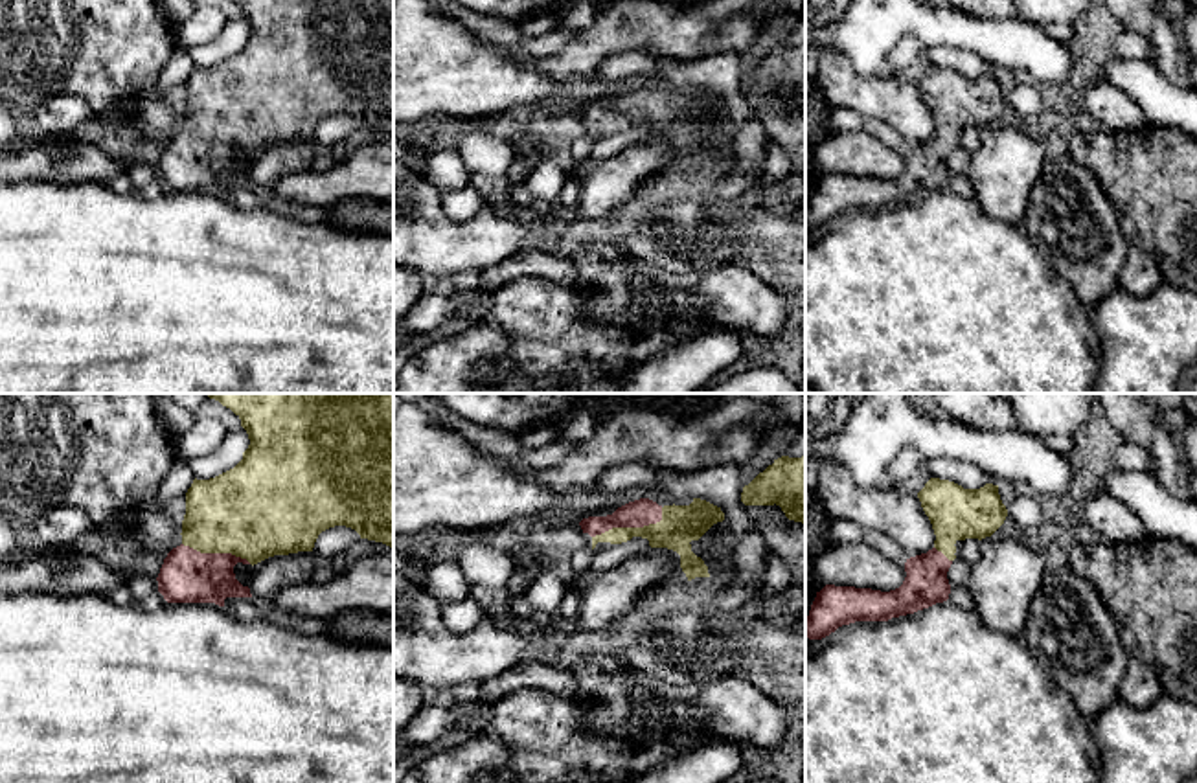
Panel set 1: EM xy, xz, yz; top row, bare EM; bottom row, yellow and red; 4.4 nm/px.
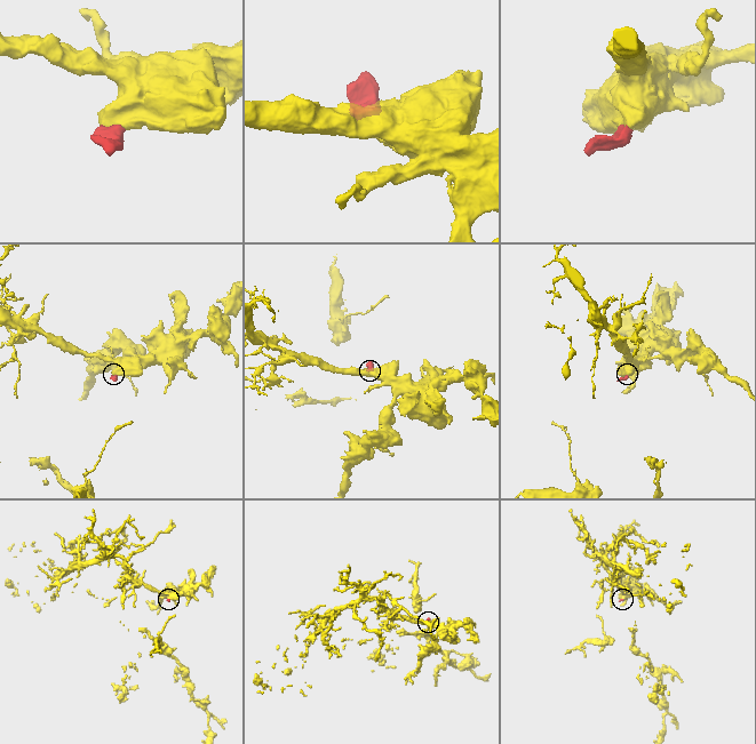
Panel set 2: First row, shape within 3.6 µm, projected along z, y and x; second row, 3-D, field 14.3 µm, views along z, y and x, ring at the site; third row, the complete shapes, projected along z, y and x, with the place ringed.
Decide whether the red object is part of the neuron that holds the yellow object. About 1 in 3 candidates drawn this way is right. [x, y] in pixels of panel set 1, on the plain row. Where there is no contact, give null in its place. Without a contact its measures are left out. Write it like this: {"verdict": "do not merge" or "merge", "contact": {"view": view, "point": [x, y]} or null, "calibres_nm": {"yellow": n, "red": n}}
{"verdict": "merge", "contact": {"view": "xz", "point": [631, 116]}, "calibres_nm": {"yellow": 170, "red": 120}}

